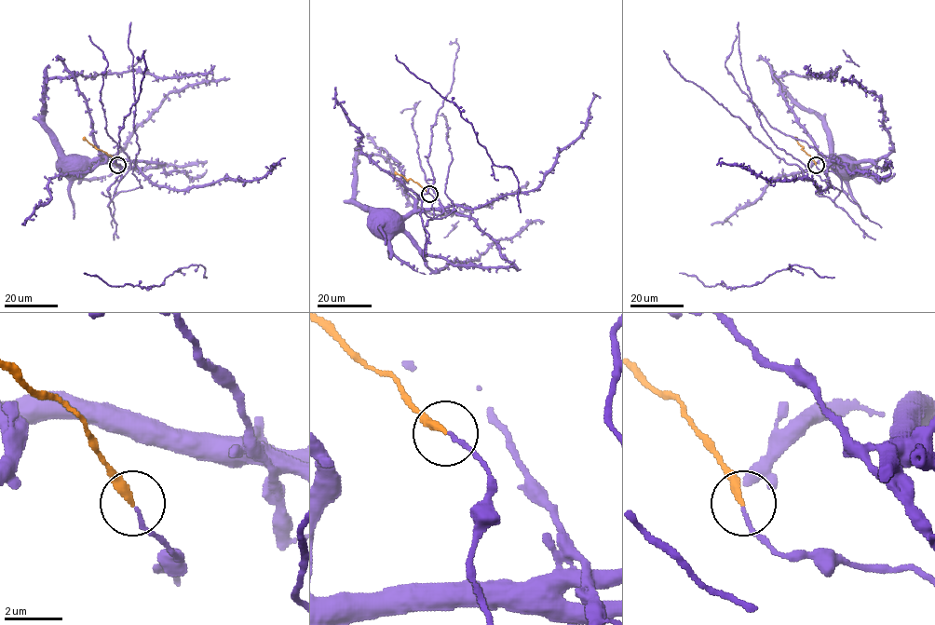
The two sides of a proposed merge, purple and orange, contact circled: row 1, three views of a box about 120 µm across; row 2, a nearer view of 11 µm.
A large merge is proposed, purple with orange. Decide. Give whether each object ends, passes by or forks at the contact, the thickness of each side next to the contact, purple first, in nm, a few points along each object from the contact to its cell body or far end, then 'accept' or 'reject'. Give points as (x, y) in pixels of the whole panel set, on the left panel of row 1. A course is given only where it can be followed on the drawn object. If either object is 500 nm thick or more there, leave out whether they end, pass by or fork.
purple ends there; orange ends there; 120 nm thick on the purple side, 280 nm on the other; purple runs (117, 165), (123, 177), (130, 168), (129, 162), (113, 157), (86, 159), (78, 156), (68, 156); orange runs (117, 165), (110, 155), (97, 149), (84, 136); accept

